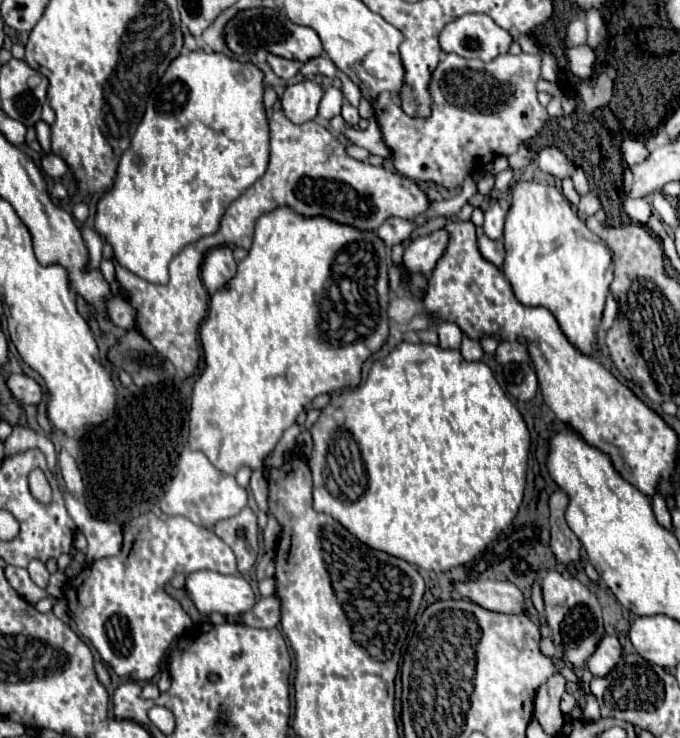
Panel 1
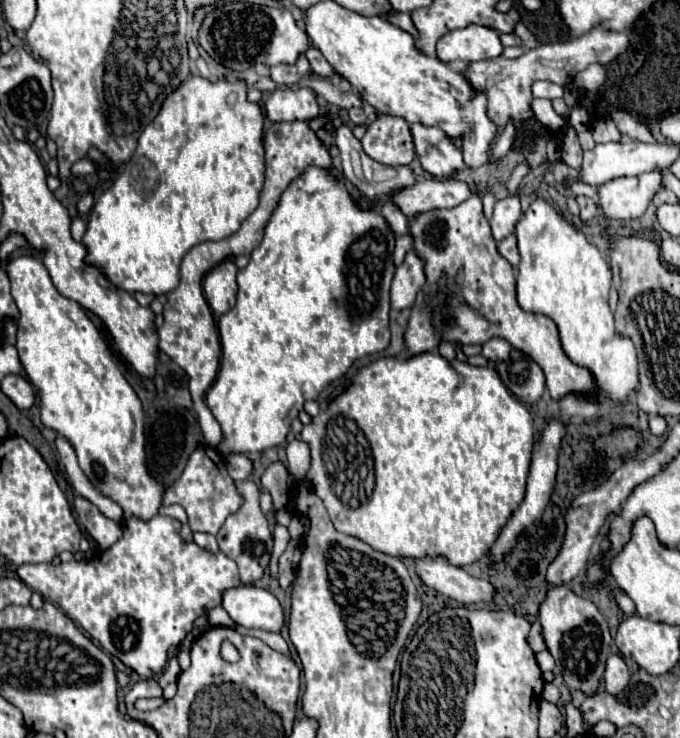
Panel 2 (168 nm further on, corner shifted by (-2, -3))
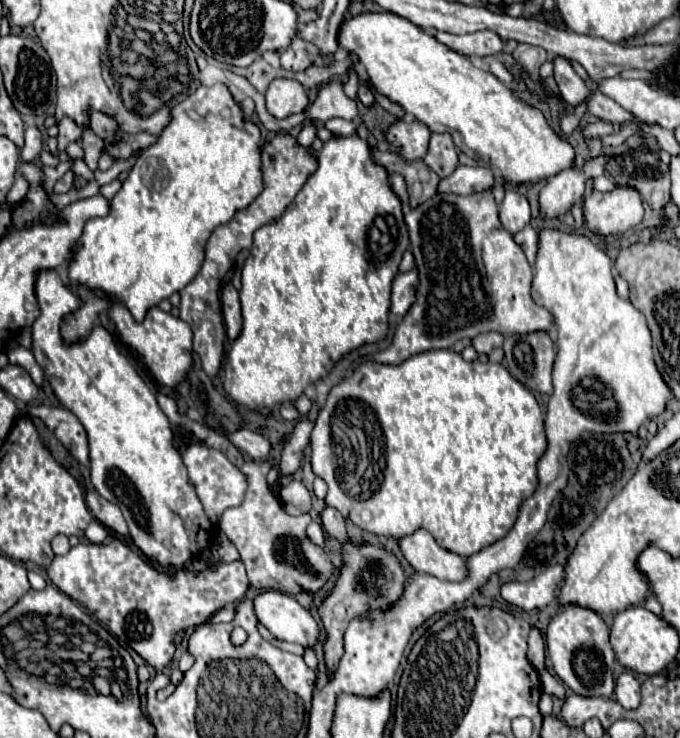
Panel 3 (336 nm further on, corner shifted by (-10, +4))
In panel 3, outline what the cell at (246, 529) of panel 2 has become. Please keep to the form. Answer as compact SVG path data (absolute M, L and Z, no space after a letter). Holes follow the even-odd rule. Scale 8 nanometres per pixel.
M246 459L240 469L248 477L248 491L240 507L226 509L226 513L222 513L220 529L238 549L250 585L258 591L274 589L288 595L294 595L298 591L304 591L308 595L318 593L336 573L336 567L332 565L324 549L314 545L306 535L306 527L312 521L310 513L294 517L280 507L280 501L266 483L266 469L262 463Z

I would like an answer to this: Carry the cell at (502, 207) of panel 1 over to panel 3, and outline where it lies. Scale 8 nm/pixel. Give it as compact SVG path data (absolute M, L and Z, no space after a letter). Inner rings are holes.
M506 189L506 197L500 205L500 221L512 235L530 223L530 205L520 191Z

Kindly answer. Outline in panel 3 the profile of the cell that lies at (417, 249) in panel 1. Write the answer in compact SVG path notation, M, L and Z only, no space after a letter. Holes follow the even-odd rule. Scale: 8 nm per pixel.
M408 271L408 273L398 273L394 277L392 283L392 305L390 305L390 313L402 317L414 303L416 299L416 287L418 287L418 277L416 271Z

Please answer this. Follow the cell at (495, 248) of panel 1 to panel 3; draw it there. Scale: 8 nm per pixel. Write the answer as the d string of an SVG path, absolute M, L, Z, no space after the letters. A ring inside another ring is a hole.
M526 225L520 233L514 235L514 241L524 249L528 263L534 267L536 261L536 251L538 251L538 231L532 225Z

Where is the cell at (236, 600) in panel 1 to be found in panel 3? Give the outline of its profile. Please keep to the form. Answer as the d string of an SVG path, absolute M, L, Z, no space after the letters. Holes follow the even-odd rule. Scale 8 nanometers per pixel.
M262 591L254 599L254 609L260 623L282 641L314 647L320 637L320 625L294 597L280 591Z

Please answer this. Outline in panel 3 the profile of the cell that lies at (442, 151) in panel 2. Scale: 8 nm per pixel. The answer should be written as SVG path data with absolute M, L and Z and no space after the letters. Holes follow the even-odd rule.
M434 133L430 149L422 159L438 177L448 177L458 167L458 151L448 133Z

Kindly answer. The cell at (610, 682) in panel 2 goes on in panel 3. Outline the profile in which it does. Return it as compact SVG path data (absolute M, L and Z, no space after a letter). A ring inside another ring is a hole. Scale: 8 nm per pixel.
M624 671L616 681L614 695L616 695L616 701L624 709L636 709L640 705L640 683L638 683L638 679L630 671Z

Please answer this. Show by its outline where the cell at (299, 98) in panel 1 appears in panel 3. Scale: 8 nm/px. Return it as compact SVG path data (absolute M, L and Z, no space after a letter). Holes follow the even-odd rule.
M292 79L270 81L266 93L266 109L276 119L286 119L294 113L302 113L308 105L306 89Z

